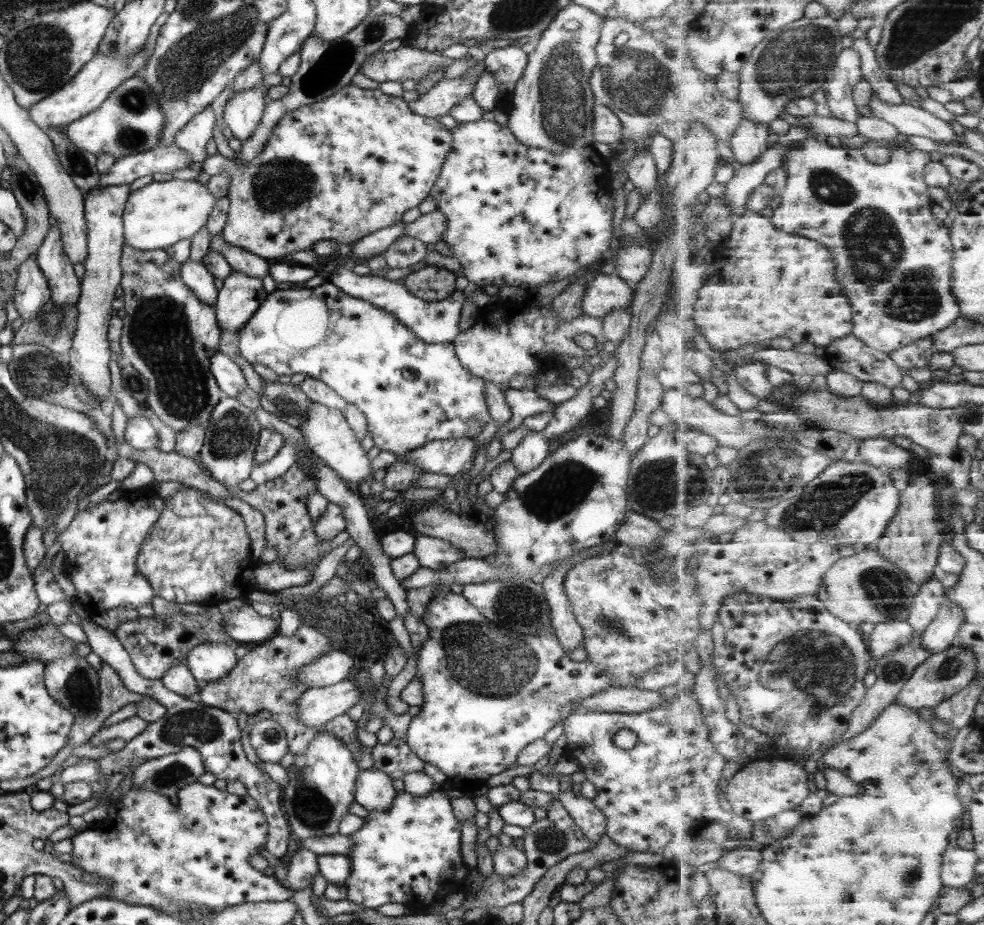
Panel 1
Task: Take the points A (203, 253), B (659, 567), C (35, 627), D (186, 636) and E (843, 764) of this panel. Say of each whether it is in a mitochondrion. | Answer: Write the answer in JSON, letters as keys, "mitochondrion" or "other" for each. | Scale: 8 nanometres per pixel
{"A":"other","B":"mitochondrion","C":"other","D":"other","E":"other"}

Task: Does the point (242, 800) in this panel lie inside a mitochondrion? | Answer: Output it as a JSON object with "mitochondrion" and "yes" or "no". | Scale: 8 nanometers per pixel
{"mitochondrion":"no"}

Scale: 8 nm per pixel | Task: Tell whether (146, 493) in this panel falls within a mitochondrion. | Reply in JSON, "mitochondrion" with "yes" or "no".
{"mitochondrion":"no"}

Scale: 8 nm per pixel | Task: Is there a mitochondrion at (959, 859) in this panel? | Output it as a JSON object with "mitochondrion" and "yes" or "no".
{"mitochondrion":"no"}

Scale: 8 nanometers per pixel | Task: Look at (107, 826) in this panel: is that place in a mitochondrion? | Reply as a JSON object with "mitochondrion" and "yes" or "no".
{"mitochondrion":"no"}

